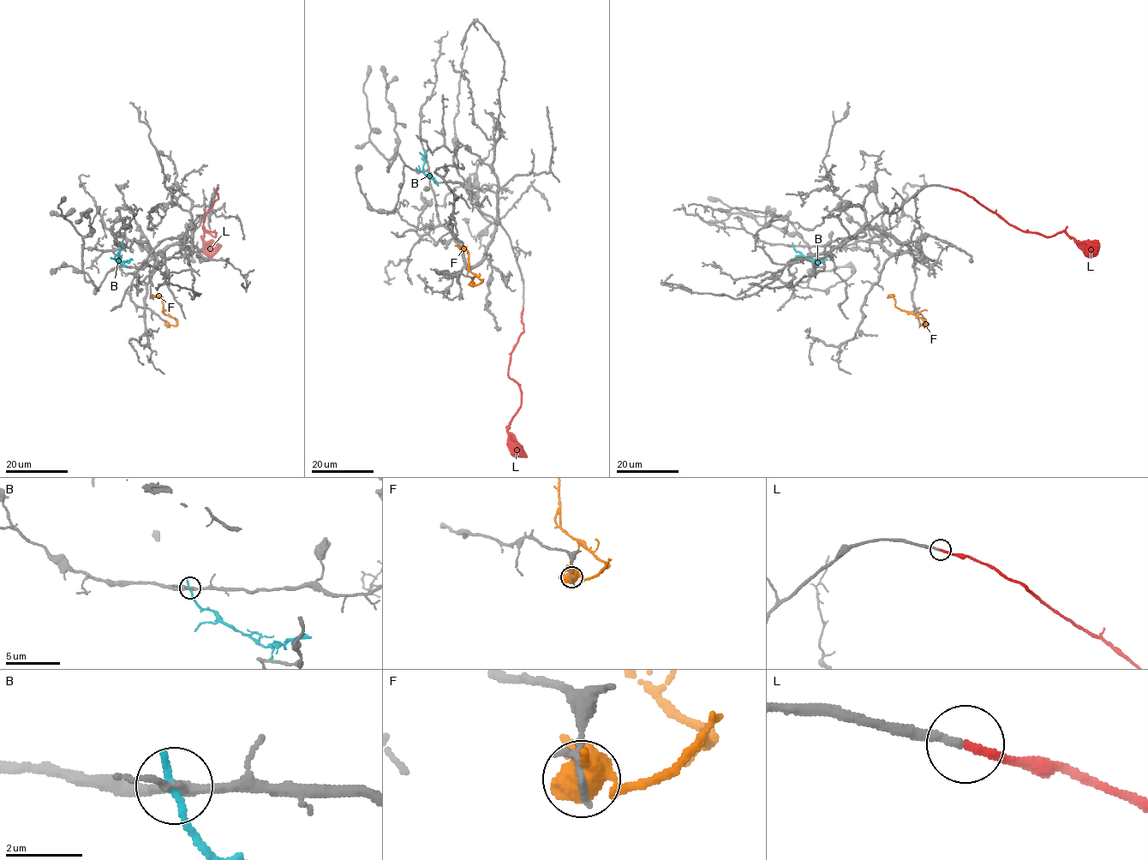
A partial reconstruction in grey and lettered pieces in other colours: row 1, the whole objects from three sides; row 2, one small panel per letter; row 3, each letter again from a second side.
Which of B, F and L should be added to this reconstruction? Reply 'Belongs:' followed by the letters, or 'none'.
Belongs: L

